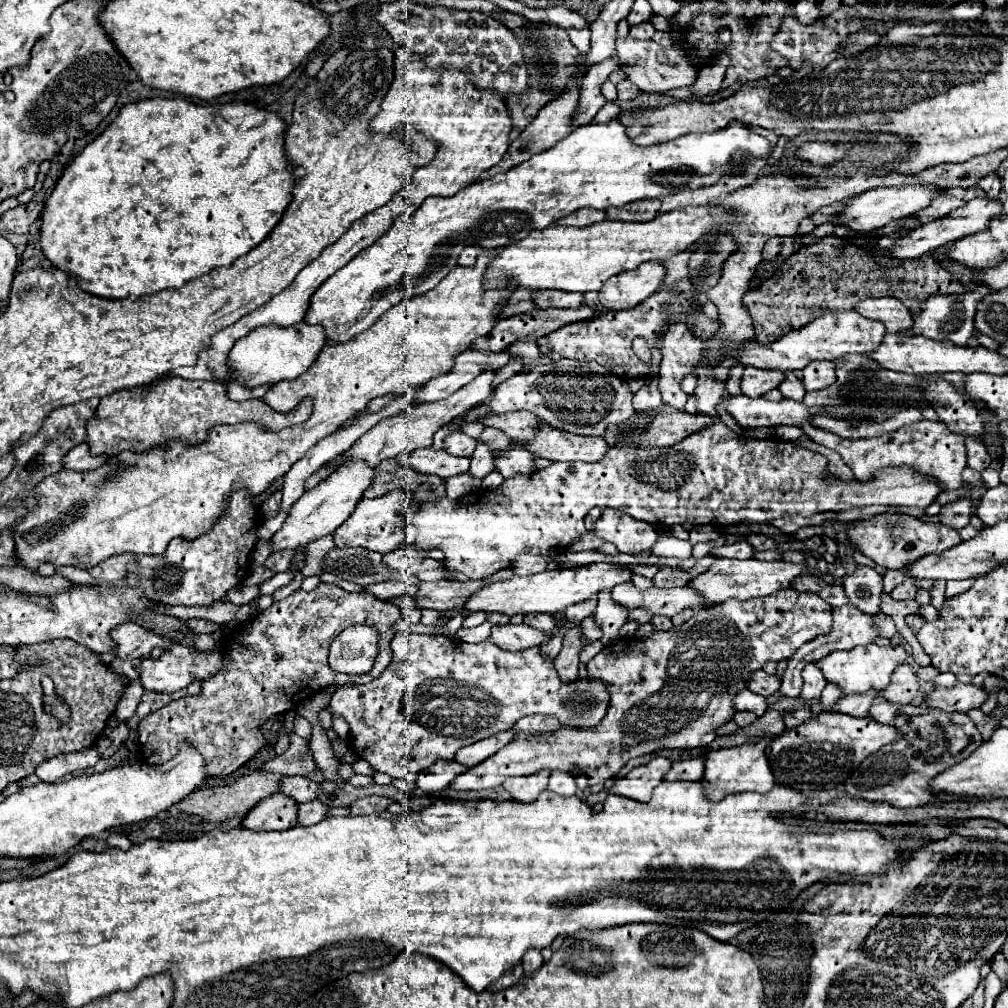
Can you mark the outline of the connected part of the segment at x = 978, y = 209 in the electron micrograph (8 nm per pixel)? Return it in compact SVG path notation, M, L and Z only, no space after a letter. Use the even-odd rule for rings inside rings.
M976 197L976 199L968 201L964 207L954 209L952 213L948 213L948 217L942 217L942 219L936 219L936 221L930 221L930 223L924 223L918 229L914 229L914 231L898 237L894 241L894 245L892 245L892 249L888 251L888 255L894 257L894 259L916 259L916 257L922 257L922 255L934 251L936 247L942 247L942 245L948 245L948 243L952 243L956 239L962 239L966 235L984 231L988 227L990 217L996 215L996 213L1002 213L1002 203L998 199Z

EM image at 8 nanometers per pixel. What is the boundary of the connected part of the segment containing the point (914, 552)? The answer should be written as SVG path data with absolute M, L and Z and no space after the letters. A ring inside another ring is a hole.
M882 513L882 515L870 517L870 519L852 521L846 527L846 535L860 553L864 553L866 557L870 557L872 561L876 561L878 565L882 565L886 569L902 569L902 567L918 561L920 557L928 555L928 551L942 553L944 549L950 549L962 541L958 531L944 523L928 525L928 521L920 521L914 515L898 515L898 513Z

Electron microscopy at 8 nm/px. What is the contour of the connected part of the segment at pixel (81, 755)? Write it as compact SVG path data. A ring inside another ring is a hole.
M93 746L82 751L52 757L48 761L40 763L34 773L44 783L58 783L62 777L66 777L70 773L76 773L76 771L82 771L82 769L88 769L88 767L94 767L98 763L98 759L100 759L98 757L98 751Z

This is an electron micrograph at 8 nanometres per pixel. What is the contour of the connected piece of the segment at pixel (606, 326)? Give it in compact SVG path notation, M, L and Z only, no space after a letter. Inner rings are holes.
M660 289L648 297L648 301L624 309L624 311L606 311L604 315L596 317L596 321L584 321L580 325L564 325L558 331L552 331L550 335L542 337L538 341L538 347L544 355L552 357L554 361L558 359L578 359L578 361L596 361L602 367L606 367L610 373L620 377L622 381L630 379L646 379L650 365L642 363L634 351L632 351L632 341L636 337L644 337L648 345L652 347L652 369L658 371L660 367L660 353L654 349L654 343L658 341L658 333L662 327L666 327L666 319L670 313L688 313L690 303L688 297L672 291L672 289Z

